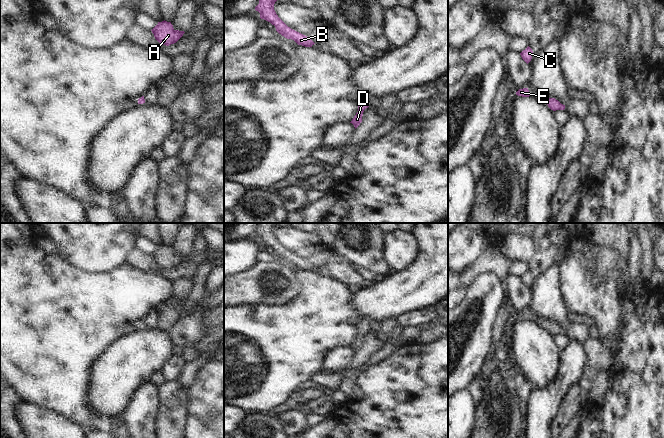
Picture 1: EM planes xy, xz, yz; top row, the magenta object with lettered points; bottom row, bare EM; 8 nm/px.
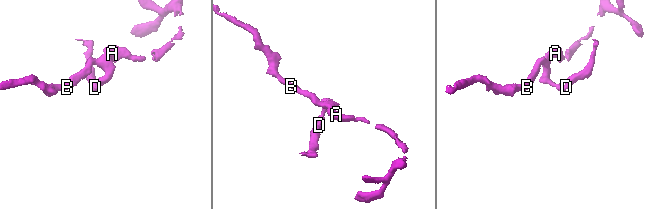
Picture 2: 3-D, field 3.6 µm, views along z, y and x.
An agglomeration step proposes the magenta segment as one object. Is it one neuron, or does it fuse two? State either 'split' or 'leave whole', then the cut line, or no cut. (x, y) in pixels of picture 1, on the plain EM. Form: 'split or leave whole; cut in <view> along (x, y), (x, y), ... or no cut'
leave whole; no cut

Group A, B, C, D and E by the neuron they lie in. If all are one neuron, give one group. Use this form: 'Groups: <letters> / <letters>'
Groups: A B C D E.

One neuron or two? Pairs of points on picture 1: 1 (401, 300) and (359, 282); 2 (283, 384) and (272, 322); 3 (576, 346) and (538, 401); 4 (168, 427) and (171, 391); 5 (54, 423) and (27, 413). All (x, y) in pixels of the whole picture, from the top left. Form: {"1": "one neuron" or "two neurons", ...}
{"1": "two neurons", "2": "one neuron", "3": "one neuron", "4": "one neuron", "5": "one neuron"}

